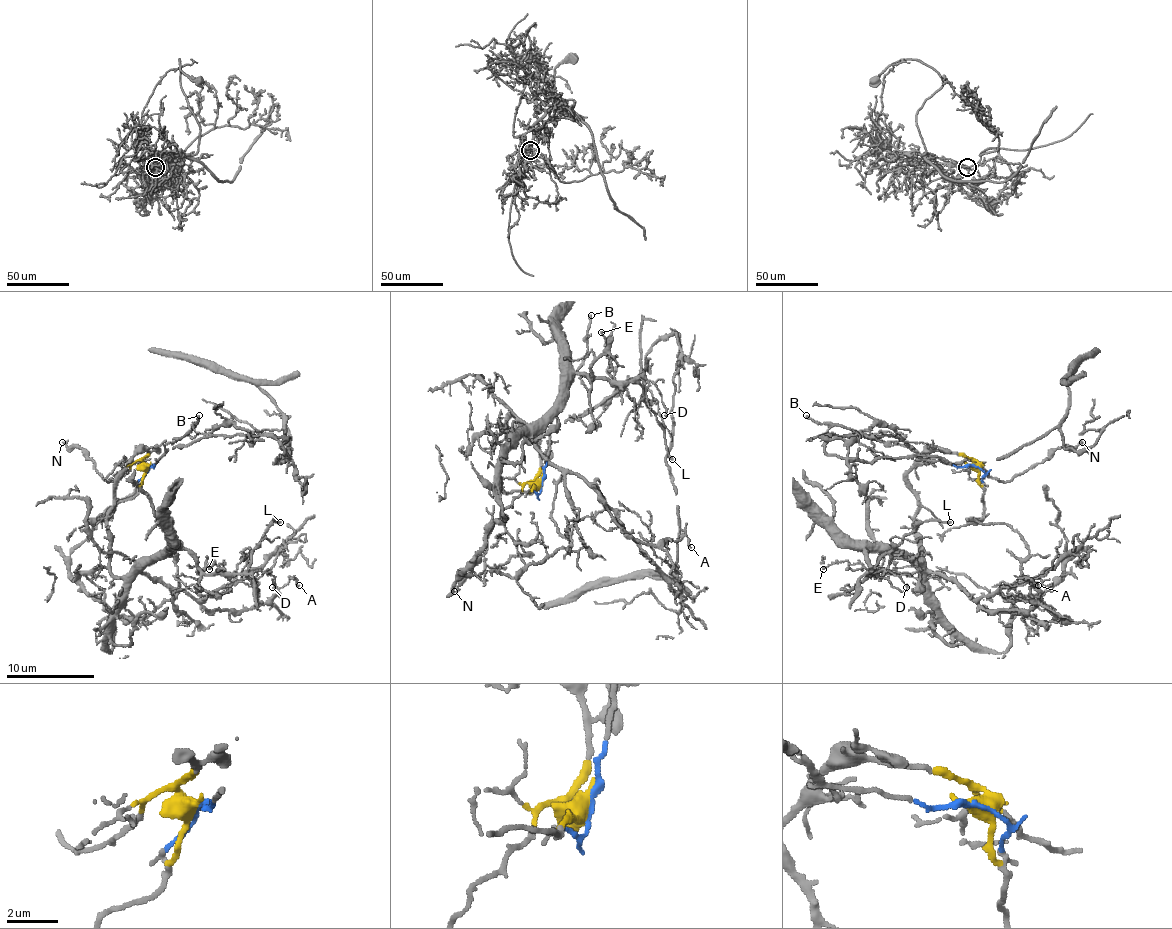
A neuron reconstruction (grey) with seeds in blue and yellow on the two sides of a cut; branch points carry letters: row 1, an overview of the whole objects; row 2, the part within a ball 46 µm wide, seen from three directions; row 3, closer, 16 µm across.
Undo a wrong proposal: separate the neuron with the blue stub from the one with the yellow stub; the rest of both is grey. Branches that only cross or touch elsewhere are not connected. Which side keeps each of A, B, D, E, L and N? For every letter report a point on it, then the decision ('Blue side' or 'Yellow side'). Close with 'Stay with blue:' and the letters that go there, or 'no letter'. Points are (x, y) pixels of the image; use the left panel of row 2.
A: Place: (299, 585). Yellow side
B: Place: (199, 415). Blue side
D: Place: (272, 587). Yellow side
E: Place: (209, 569). Yellow side
L: Place: (280, 522). Yellow side
N: Place: (62, 442). Yellow side
Stay with blue: B

